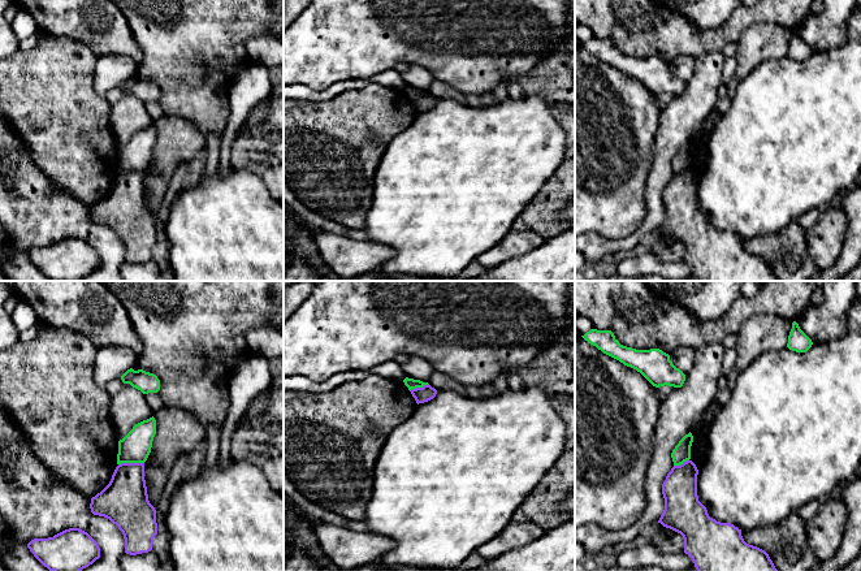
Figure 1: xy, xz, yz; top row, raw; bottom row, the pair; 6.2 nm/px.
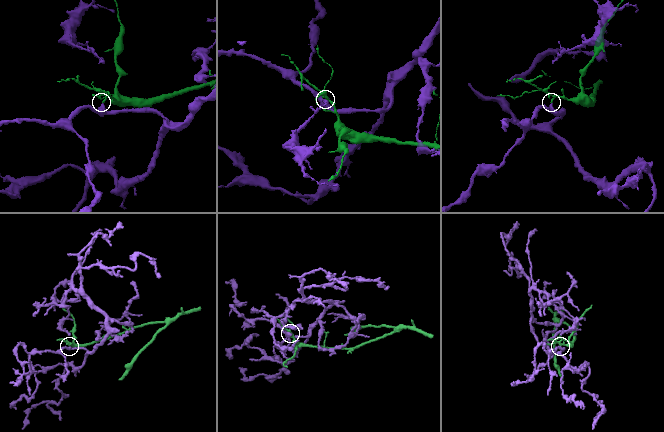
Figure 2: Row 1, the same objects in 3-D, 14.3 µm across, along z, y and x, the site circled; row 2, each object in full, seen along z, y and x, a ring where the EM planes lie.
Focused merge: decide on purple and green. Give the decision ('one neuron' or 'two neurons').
two neurons

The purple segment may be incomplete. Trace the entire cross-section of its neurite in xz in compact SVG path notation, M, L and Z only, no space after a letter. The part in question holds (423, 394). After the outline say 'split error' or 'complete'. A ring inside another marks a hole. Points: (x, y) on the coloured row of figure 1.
M424 385L423 388L416 388L410 390L416 403L424 403L433 399L437 394L437 390L430 385Z; complete

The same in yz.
M692 460L680 466L674 466L662 484L665 510L658 520L663 527L680 533L684 538L684 553L688 554L697 571L778 571L769 554L744 541L741 529L730 523L721 523L710 518L706 507L698 501L697 496L698 470Z; complete

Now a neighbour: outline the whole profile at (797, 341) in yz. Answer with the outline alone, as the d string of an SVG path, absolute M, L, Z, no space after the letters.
M793 321L787 347L796 352L806 352L812 345L812 339L800 329L799 324Z

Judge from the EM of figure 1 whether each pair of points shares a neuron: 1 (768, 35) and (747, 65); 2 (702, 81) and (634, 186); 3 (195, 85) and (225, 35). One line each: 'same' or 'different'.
1: same
2: different
3: same

